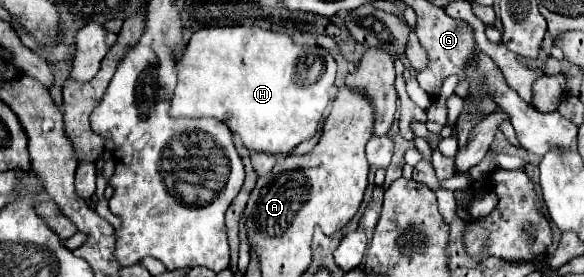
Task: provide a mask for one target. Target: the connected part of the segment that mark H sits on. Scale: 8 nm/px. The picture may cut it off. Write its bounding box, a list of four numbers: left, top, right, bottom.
[169,26,337,156]

